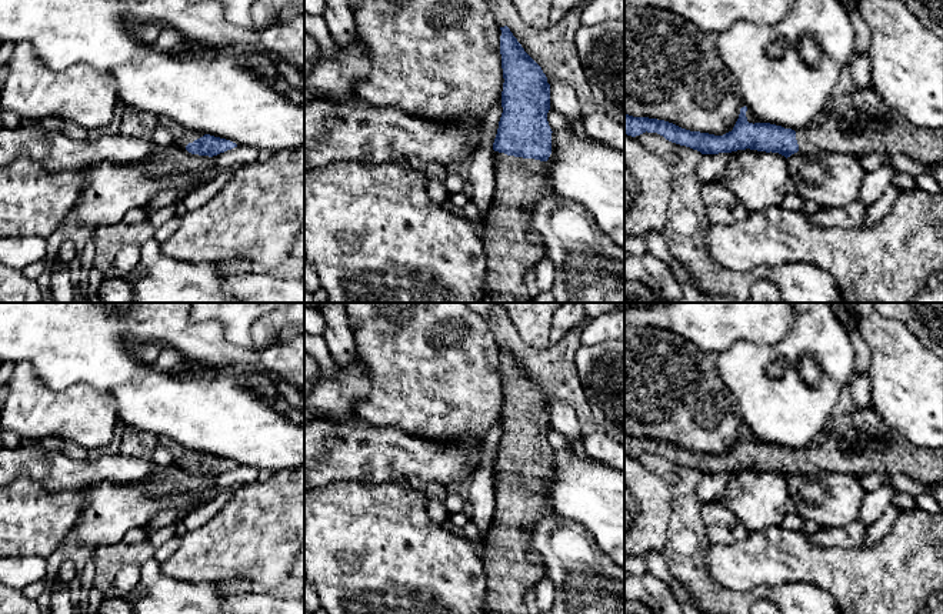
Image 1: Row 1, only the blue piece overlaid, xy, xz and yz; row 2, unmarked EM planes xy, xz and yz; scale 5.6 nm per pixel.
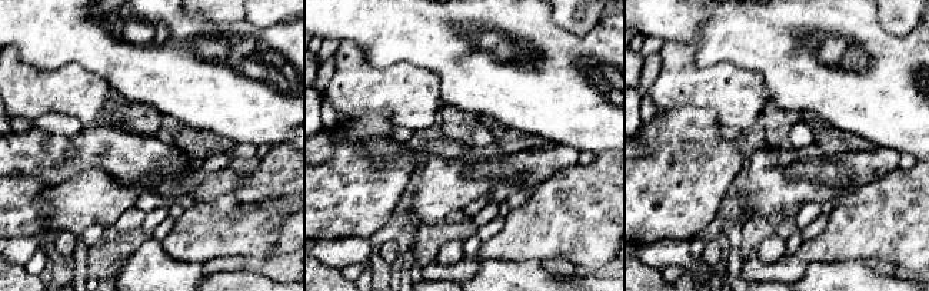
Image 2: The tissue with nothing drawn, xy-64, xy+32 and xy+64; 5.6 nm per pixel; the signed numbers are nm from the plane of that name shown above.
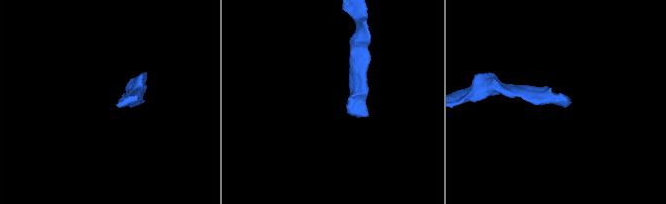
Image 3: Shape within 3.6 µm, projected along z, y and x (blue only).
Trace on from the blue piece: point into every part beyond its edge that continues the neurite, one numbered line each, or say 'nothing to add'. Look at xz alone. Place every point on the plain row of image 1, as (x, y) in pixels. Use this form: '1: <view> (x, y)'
1: xz (512, 566)

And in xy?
1: xy (182, 456)

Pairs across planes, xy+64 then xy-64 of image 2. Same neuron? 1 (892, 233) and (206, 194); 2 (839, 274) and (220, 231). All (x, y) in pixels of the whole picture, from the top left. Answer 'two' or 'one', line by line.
1: two
2: two

